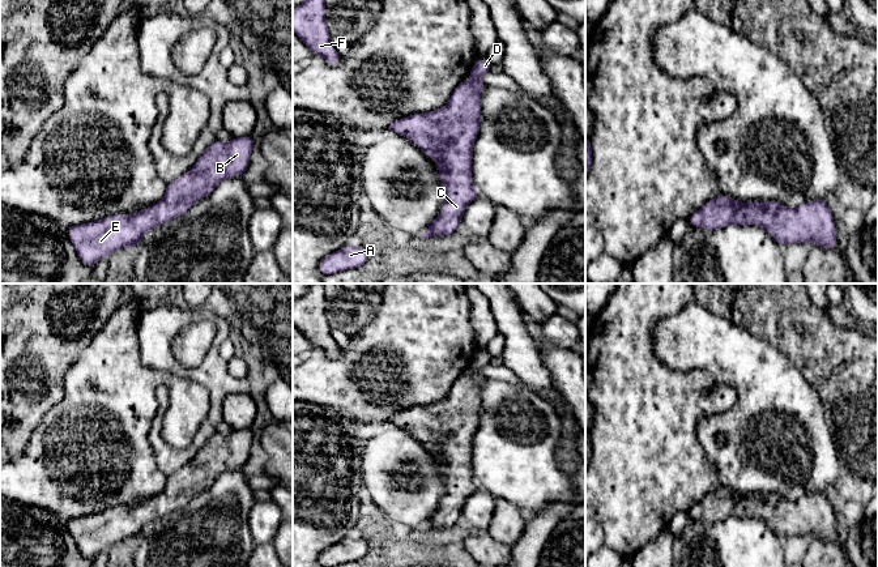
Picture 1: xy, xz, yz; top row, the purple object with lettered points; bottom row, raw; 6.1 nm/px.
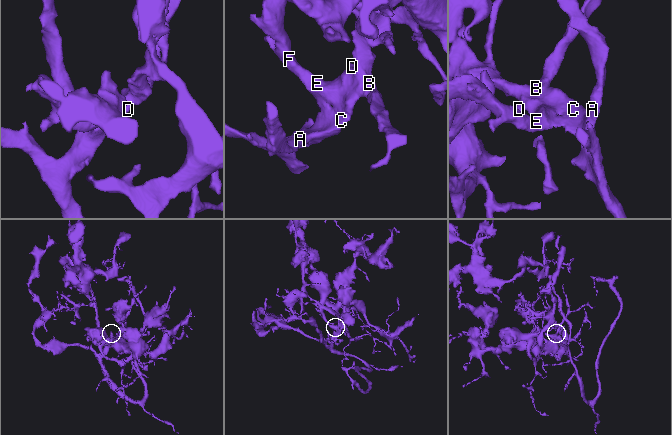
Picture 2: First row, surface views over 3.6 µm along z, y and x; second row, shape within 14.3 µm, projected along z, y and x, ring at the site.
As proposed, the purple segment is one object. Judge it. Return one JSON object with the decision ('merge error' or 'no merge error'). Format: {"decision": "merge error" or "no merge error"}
{"decision": "no merge error"}

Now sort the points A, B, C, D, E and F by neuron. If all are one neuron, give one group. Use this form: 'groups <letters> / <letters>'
groups A B C D E F

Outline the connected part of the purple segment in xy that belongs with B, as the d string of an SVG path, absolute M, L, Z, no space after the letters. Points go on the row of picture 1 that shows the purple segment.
M252 135L233 137L227 144L216 140L187 174L166 184L166 196L158 204L131 216L112 214L71 226L67 229L68 236L78 257L93 267L116 250L137 248L148 231L186 214L197 200L209 196L221 180L242 176L255 146Z

